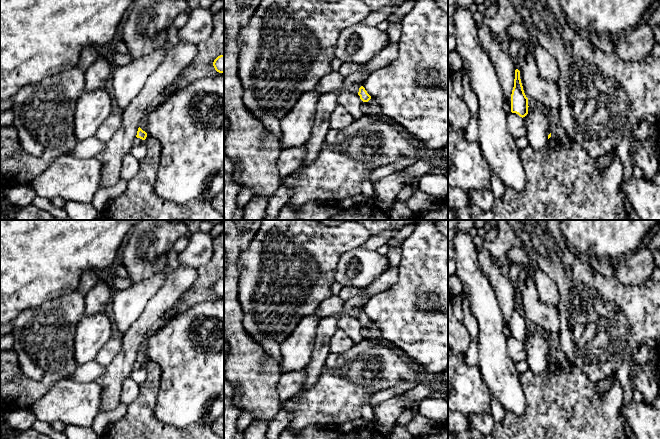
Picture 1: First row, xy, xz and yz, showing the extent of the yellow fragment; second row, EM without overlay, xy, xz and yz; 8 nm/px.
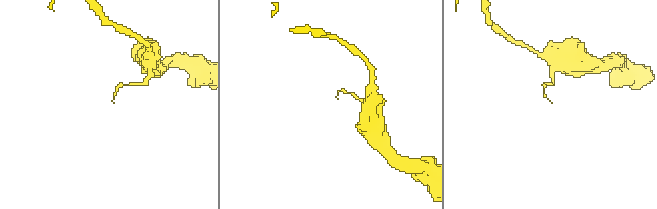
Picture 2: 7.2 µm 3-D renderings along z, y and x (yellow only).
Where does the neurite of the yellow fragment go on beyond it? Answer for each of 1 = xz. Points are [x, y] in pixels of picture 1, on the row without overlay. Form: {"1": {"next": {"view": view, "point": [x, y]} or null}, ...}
{"1": {"next": null}}

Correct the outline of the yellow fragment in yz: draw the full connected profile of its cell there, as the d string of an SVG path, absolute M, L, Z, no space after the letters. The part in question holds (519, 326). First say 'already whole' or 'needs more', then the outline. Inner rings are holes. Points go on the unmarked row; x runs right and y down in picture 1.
already whole | M515 294L514 311L511 318L511 336L525 341L528 338L528 322L526 321L520 303L520 295Z

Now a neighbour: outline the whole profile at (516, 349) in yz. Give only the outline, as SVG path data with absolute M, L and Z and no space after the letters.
M510 337L507 339L508 356L513 362L520 362L526 359L524 342L520 341L516 337Z

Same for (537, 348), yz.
M539 328L528 331L528 338L523 341L525 345L526 361L535 373L544 371L548 366L550 356L549 337Z

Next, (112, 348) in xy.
M113 336L99 351L95 361L107 367L115 357L121 352L122 338Z

